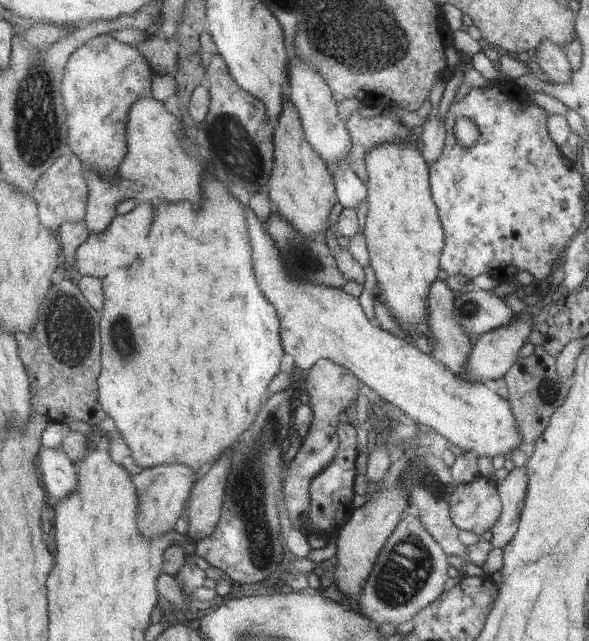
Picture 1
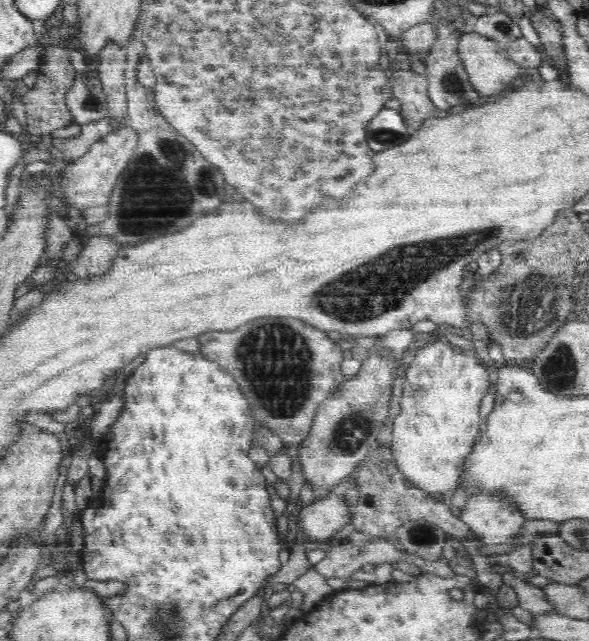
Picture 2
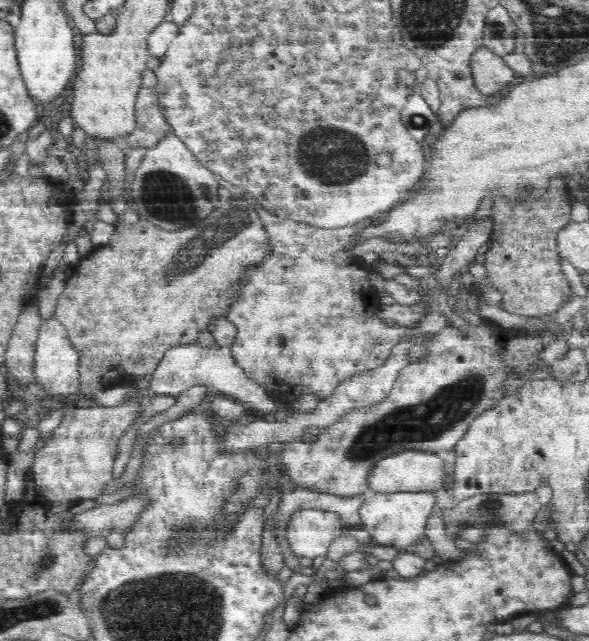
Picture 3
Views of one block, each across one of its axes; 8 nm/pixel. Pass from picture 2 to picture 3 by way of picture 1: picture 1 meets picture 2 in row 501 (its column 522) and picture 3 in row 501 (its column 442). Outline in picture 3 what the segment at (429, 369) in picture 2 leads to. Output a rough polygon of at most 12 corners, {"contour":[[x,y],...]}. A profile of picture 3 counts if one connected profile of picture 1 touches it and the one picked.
{"contour":[[432,492],[370,493],[360,519],[375,544],[425,534]]}

